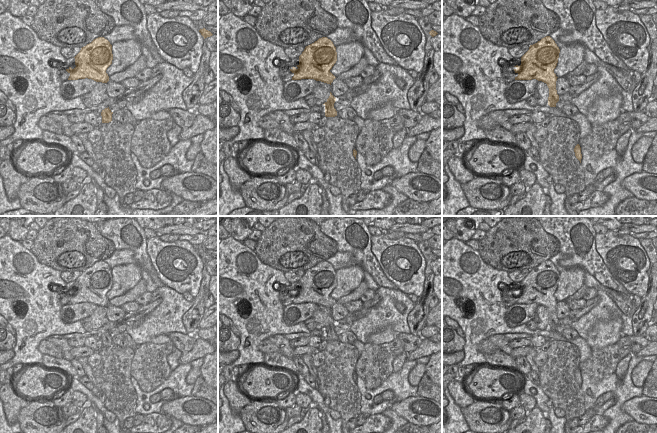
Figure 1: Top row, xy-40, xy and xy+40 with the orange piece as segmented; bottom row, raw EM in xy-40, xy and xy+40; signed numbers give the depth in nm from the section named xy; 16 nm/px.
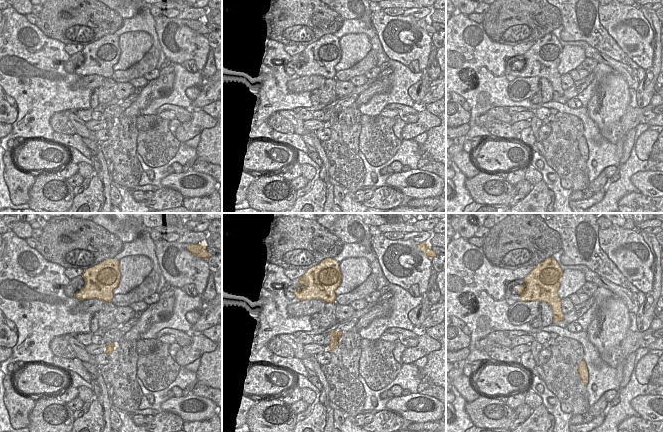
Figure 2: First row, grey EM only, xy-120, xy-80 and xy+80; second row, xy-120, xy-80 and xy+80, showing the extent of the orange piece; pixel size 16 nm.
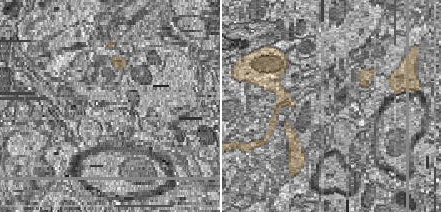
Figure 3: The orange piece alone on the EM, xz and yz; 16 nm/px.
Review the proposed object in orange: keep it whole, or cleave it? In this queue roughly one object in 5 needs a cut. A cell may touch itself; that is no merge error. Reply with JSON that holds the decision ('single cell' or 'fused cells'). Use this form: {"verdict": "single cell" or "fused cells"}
{"verdict": "single cell"}

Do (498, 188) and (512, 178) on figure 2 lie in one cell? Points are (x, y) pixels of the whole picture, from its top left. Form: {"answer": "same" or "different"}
{"answer": "different"}

